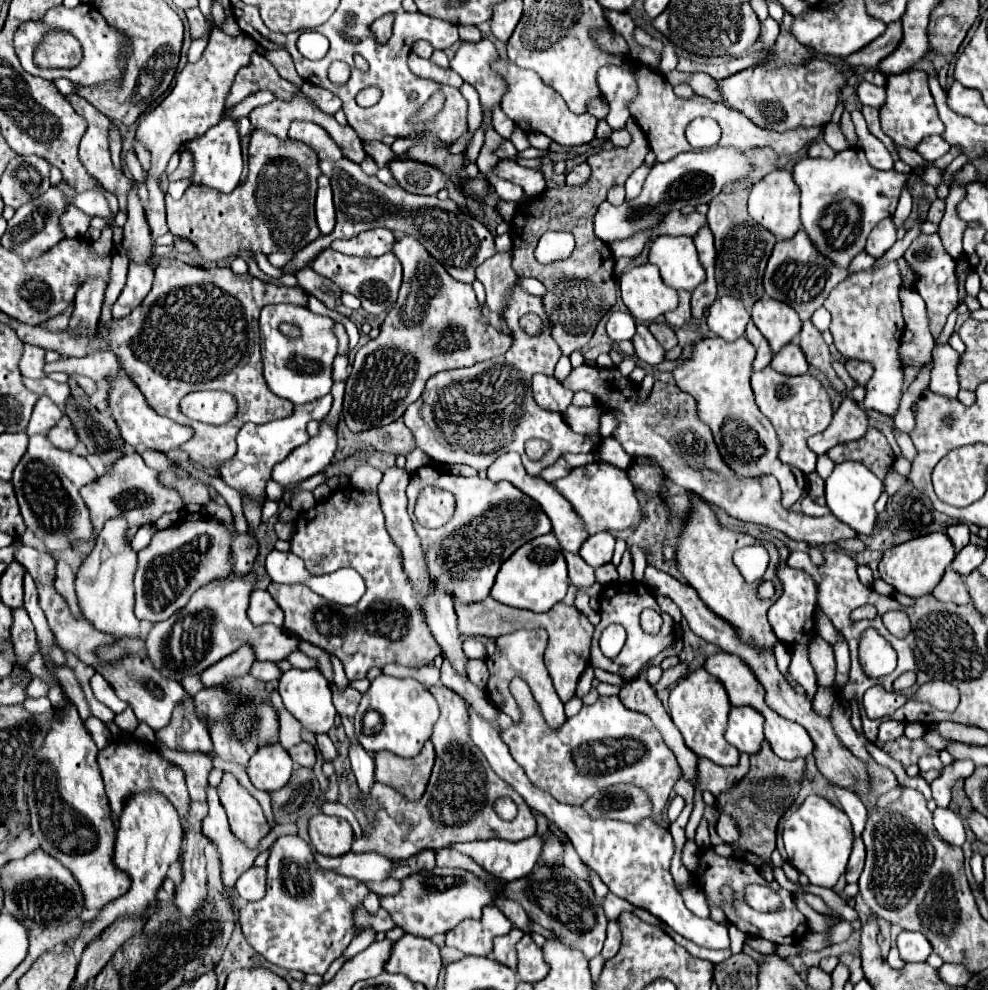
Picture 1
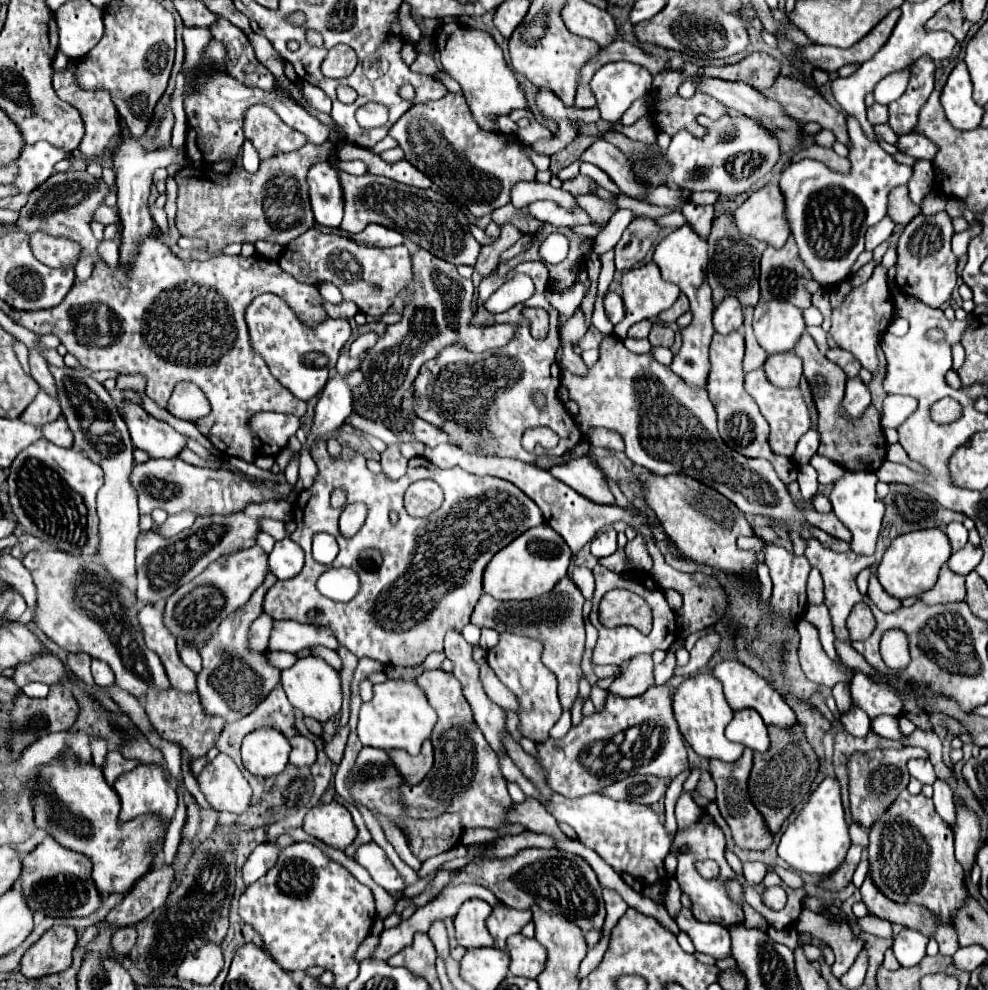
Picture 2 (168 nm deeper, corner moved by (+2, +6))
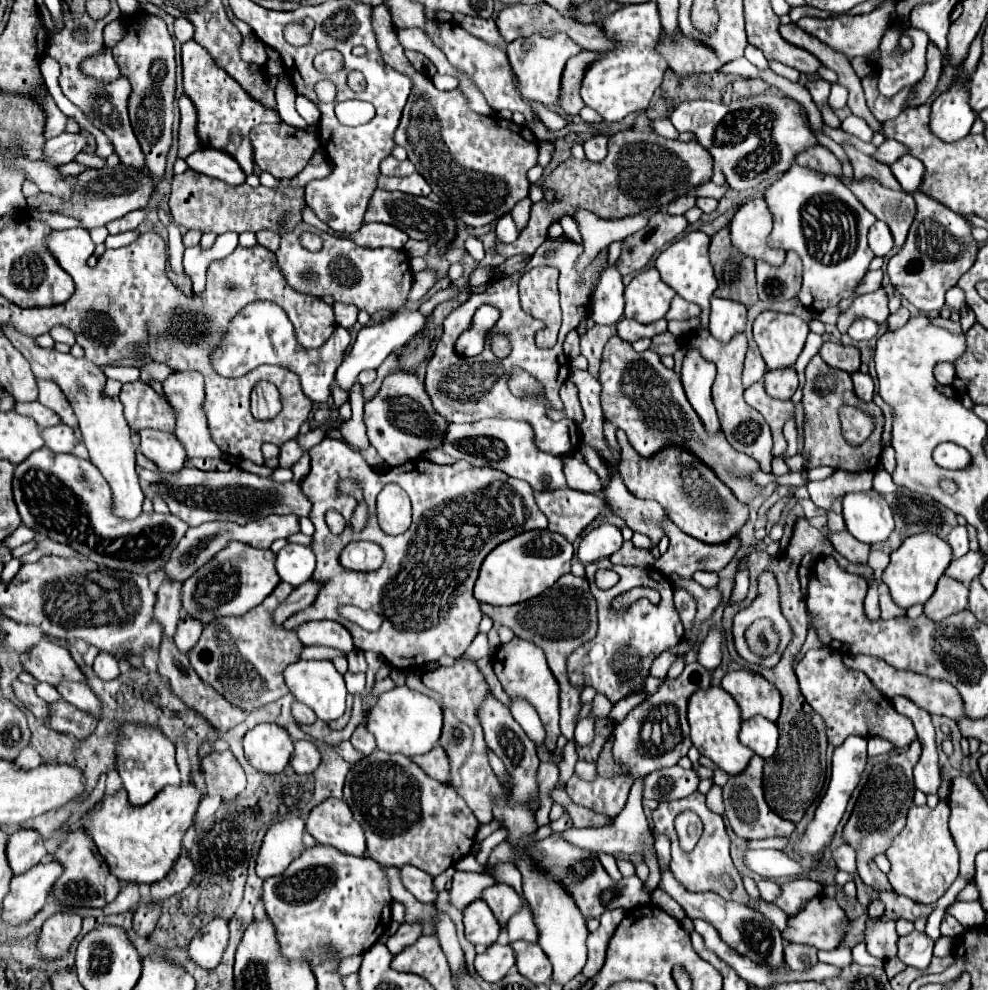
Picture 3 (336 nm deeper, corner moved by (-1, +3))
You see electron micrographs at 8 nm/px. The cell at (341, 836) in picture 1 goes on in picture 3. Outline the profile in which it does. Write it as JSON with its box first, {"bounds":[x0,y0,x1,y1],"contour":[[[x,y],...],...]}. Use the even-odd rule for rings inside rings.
{"bounds":[306,797,366,855],"contour":[[[330,797],[324,803],[316,805],[306,819],[306,831],[320,845],[330,845],[346,855],[366,855],[364,829],[342,799]]]}

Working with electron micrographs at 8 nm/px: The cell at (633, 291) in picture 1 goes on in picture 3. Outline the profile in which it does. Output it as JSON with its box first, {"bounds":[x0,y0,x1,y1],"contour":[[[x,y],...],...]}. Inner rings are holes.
{"bounds":[624,267,676,323],"contour":[[[652,267],[648,271],[638,273],[628,283],[624,291],[624,315],[638,323],[654,323],[668,313],[674,295],[676,291],[662,283],[660,273]]]}

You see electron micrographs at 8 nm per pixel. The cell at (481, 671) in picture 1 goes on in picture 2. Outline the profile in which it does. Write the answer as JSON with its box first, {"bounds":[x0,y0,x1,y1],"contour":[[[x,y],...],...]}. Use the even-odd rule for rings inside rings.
{"bounds":[479,664,517,712],"contour":[[[487,664],[481,666],[479,678],[481,678],[481,684],[483,684],[485,692],[489,694],[489,698],[491,698],[497,706],[501,706],[501,708],[505,708],[505,710],[515,710],[515,712],[517,712],[517,700],[515,700],[513,694],[509,694],[509,690],[499,682],[499,678],[495,676],[495,672],[493,672]]]}

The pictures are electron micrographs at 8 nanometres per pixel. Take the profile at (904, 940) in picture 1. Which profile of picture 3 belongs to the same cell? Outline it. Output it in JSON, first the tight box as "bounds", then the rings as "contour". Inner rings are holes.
{"bounds":[898,931,934,969],"contour":[[[912,931],[906,937],[898,939],[898,957],[916,969],[926,969],[932,959],[932,949],[934,941],[920,931]]]}

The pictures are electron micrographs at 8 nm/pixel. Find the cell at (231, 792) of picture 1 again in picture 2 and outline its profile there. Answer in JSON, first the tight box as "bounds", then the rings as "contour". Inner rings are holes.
{"bounds":[197,754,251,814],"contour":[[[219,754],[209,762],[197,776],[197,782],[215,810],[243,814],[243,810],[251,806],[251,786],[227,754]]]}

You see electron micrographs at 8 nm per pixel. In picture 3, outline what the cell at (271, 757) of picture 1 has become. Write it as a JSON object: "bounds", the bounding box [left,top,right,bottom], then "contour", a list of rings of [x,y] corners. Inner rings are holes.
{"bounds":[244,723,292,773],"contour":[[[260,723],[244,735],[248,763],[262,773],[280,773],[292,755],[292,741],[286,729],[274,723]]]}

